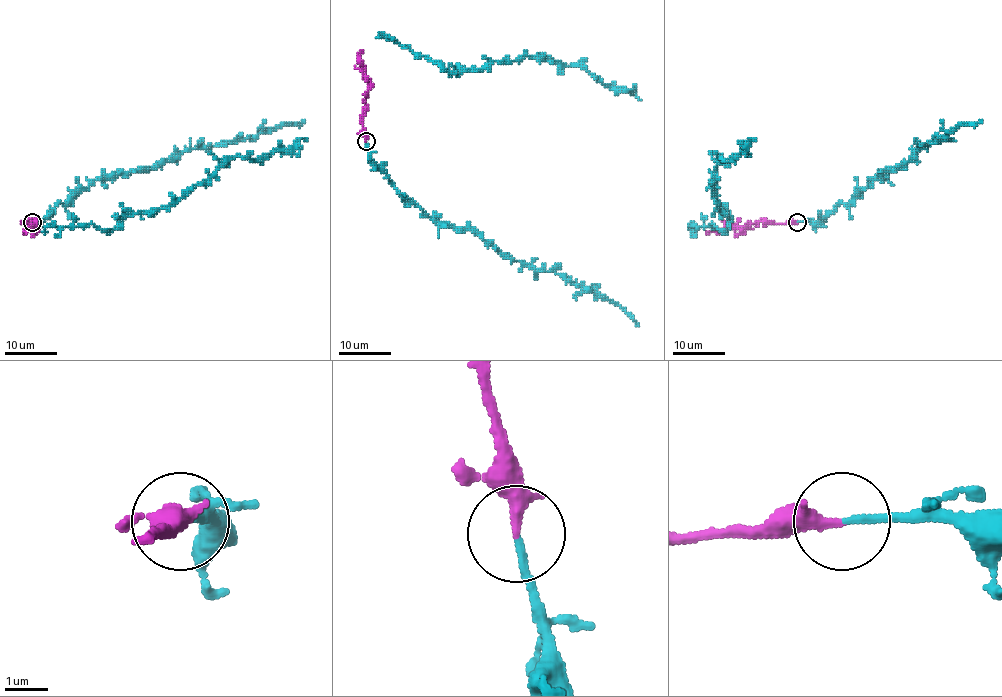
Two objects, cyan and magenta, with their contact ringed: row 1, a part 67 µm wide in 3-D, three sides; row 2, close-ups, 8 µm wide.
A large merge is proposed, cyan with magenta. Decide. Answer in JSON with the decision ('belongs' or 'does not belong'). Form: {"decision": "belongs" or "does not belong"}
{"decision": "belongs"}

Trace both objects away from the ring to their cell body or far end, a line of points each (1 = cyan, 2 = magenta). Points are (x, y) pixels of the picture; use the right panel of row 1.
1: (796, 222), (821, 223), (929, 142), (962, 124), (981, 123)
2: (796, 222), (761, 222), (707, 231)

